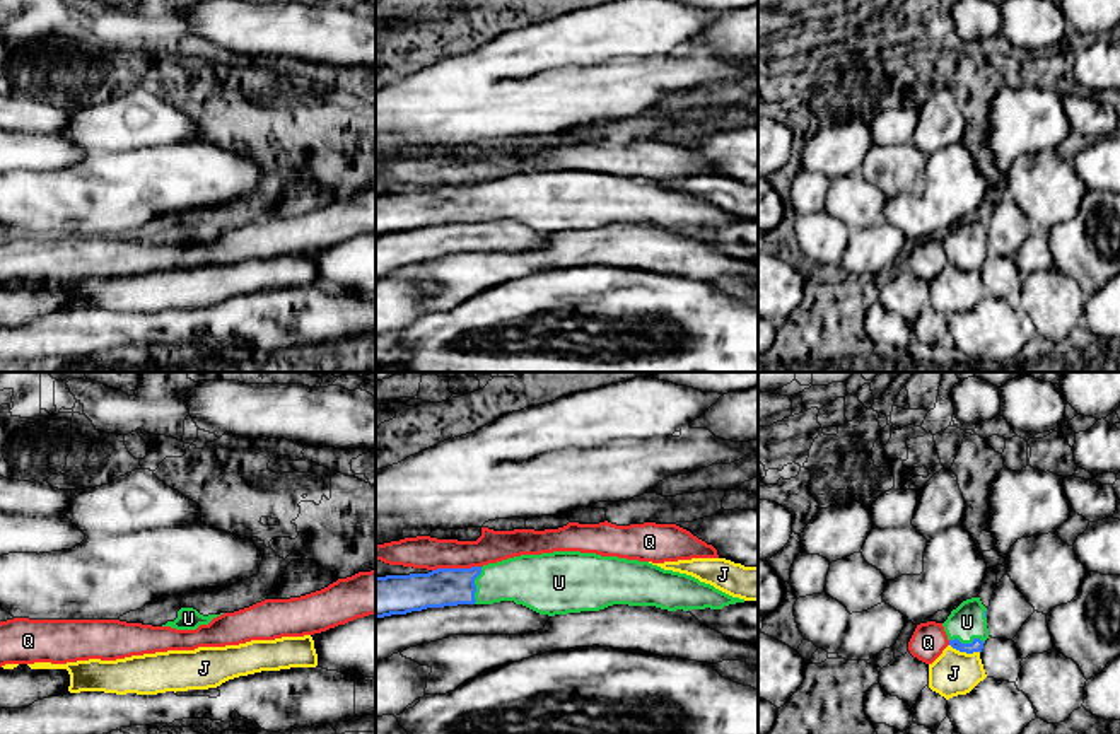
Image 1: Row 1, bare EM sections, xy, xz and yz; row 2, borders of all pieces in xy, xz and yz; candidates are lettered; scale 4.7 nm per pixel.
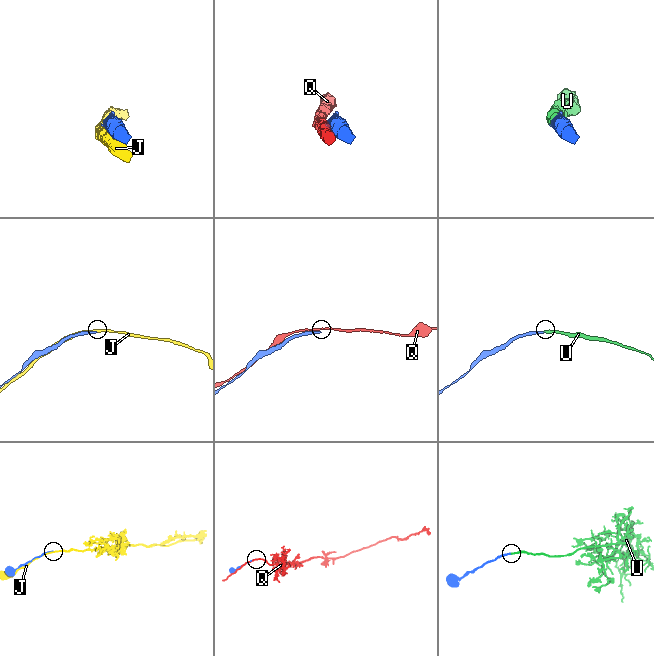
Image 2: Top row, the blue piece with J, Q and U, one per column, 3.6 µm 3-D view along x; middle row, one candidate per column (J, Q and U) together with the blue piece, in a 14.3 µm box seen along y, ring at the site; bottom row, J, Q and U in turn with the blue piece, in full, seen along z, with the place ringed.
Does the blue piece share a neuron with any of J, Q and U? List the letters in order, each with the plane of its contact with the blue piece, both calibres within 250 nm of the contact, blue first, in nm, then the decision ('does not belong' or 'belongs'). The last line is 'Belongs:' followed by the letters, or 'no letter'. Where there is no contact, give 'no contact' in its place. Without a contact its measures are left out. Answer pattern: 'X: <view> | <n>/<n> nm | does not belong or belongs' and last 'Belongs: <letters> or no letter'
J: yz | 60/220 nm | does not belong
Q: xz | 180/160 nm | does not belong
U: xz | 180/240 nm | belongs
Belongs: U

